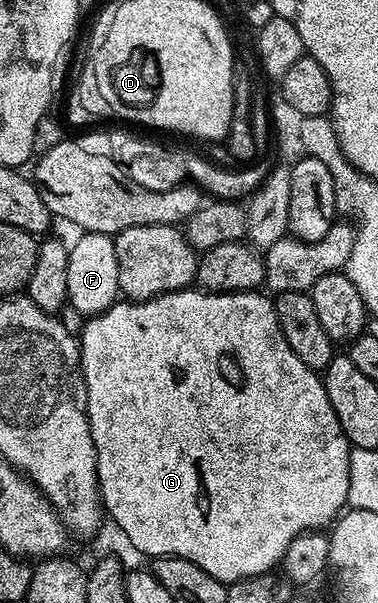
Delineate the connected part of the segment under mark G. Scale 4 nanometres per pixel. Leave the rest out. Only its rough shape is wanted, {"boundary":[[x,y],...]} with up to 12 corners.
{"boundary":[[273,299],[118,300],[78,335],[103,513],[269,573],[349,440]]}

